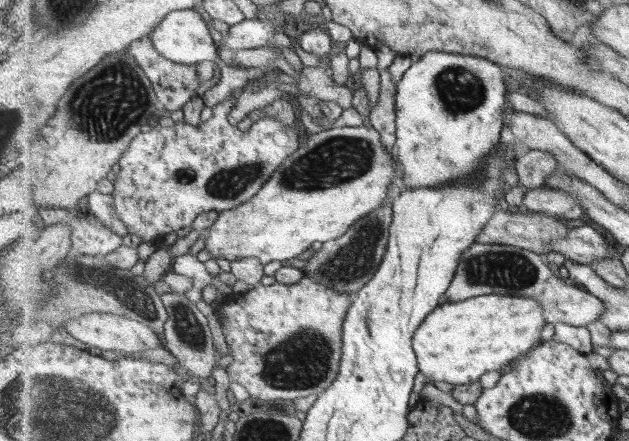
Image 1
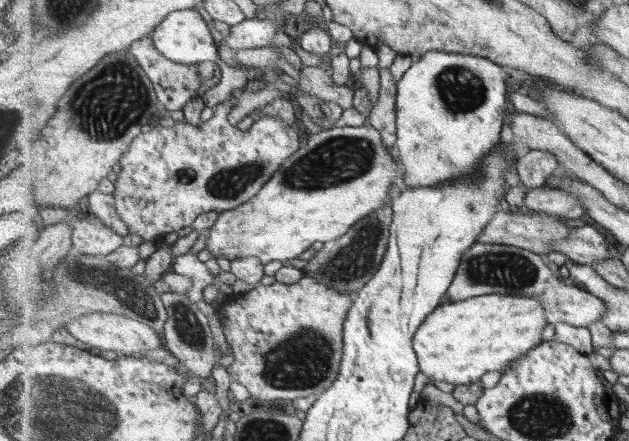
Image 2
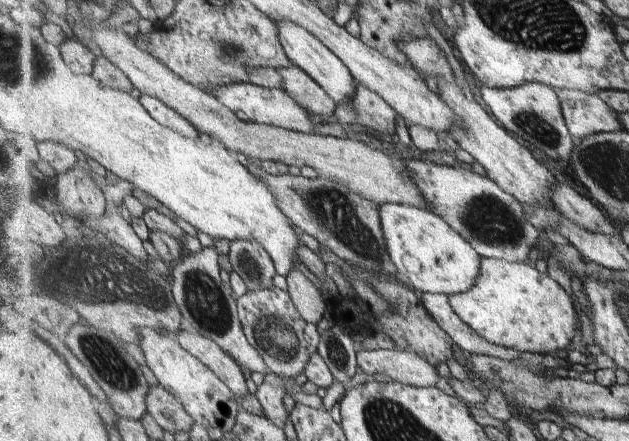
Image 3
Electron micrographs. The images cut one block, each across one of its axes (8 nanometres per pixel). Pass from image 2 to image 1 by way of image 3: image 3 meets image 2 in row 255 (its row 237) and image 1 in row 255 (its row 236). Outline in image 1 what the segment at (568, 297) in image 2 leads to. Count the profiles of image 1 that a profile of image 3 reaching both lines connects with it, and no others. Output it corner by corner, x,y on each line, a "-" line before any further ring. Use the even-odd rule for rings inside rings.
476,242
465,254
462,254
460,266
444,299
453,304
489,294
521,296
521,298
537,300
543,308
545,320
555,326
569,324
586,327
591,322
601,322
601,315
607,311
605,302
599,300
597,296
589,294
585,289
567,286
561,277
551,272
541,254
513,245

